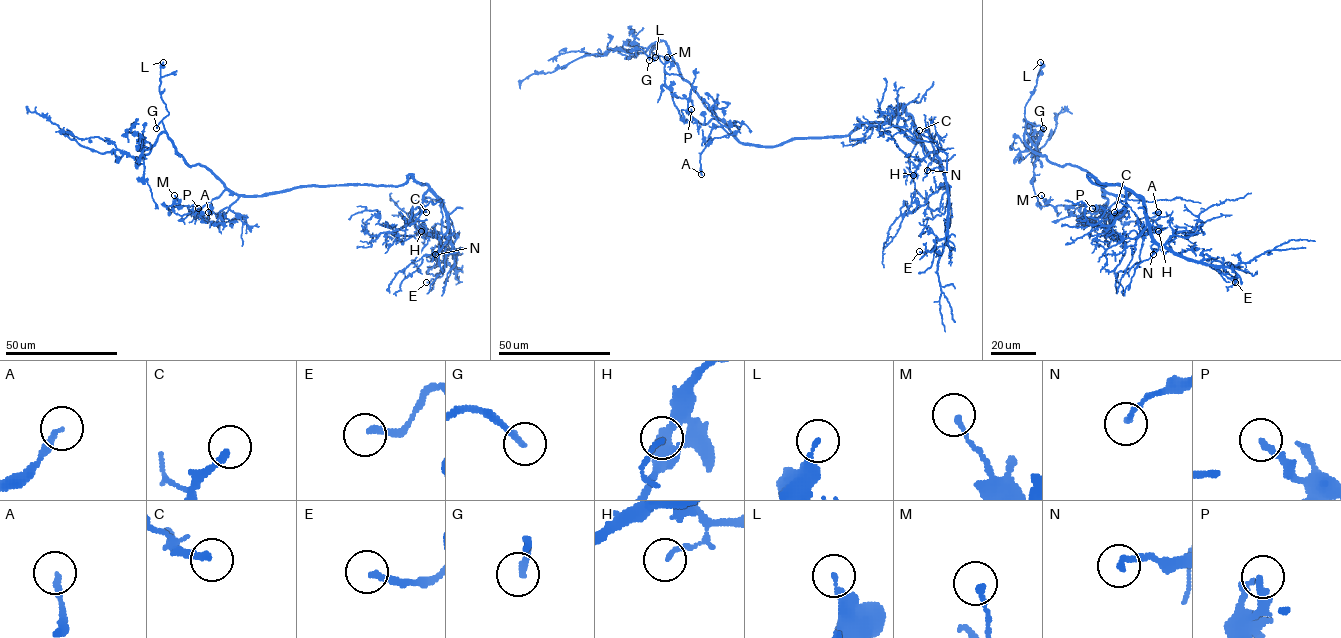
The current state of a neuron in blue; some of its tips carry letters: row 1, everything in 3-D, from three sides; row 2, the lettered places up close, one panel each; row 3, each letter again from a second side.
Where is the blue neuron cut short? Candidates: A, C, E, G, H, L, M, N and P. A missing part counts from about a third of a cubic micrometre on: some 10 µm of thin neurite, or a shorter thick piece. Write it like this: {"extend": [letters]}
{"extend": ["E", "G"]}

